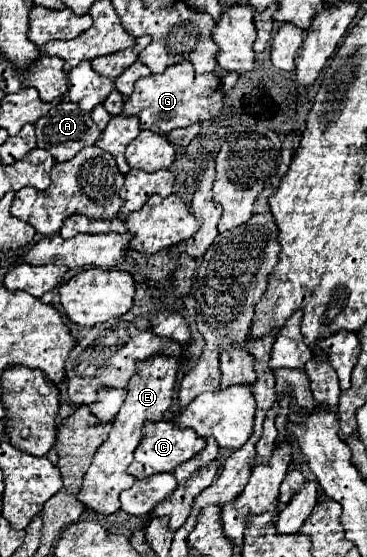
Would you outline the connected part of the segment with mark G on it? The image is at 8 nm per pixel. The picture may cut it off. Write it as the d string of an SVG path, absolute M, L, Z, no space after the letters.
M181 62L169 66L161 74L151 74L147 78L139 78L135 82L133 94L123 104L125 116L137 116L143 130L153 130L167 134L175 128L191 126L193 122L203 122L205 118L213 118L221 112L223 94L221 80L213 74L197 74L189 62Z

